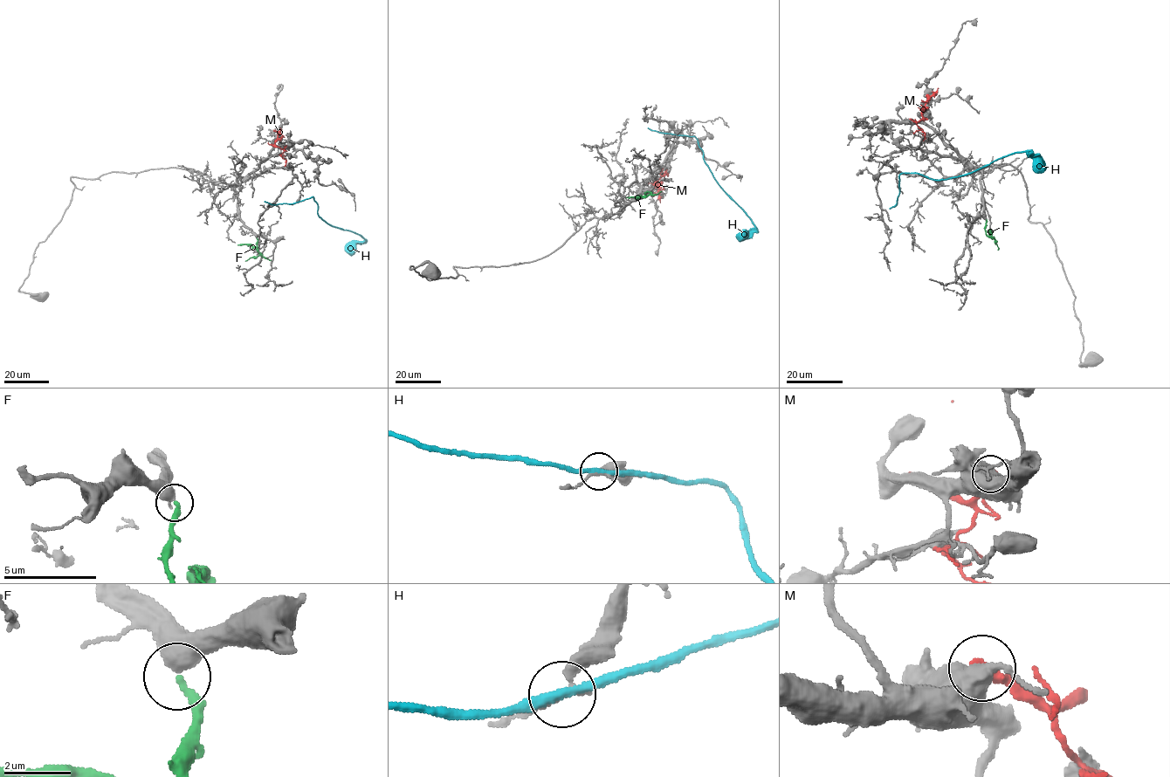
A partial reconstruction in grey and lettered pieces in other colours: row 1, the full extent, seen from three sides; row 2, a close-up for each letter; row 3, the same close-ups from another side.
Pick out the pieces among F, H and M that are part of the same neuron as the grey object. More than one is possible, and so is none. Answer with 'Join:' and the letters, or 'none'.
Join: F

